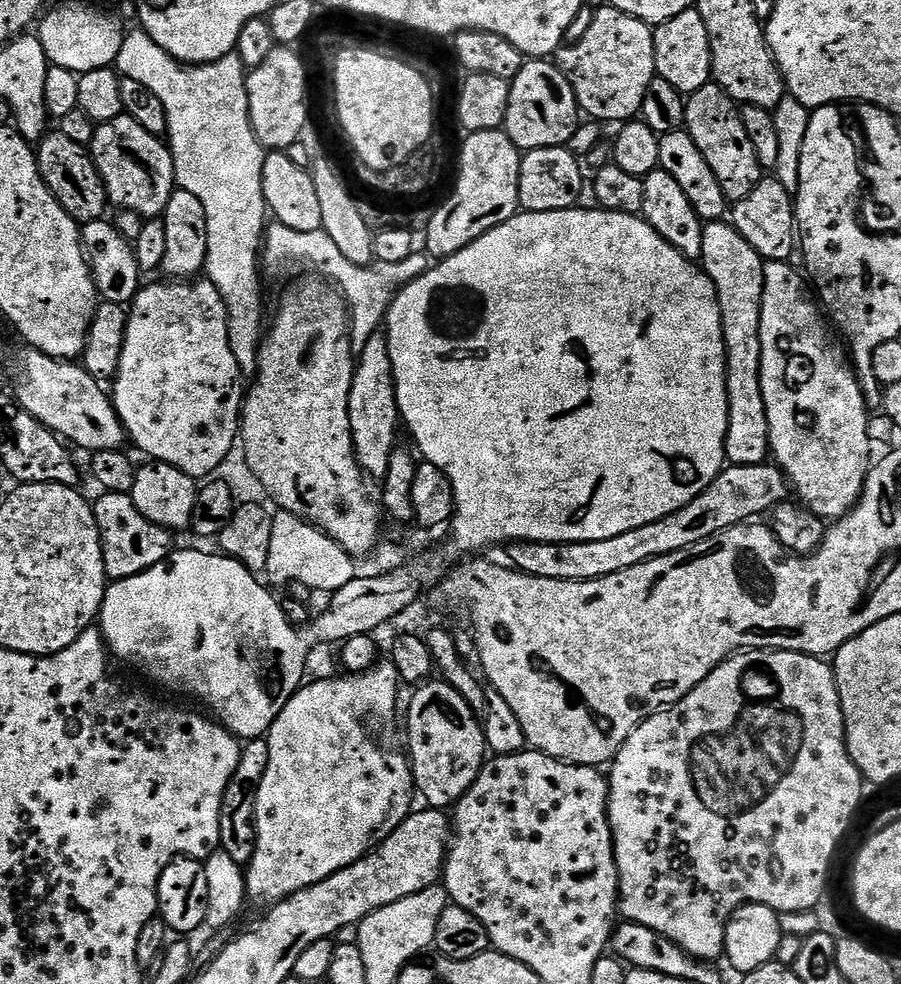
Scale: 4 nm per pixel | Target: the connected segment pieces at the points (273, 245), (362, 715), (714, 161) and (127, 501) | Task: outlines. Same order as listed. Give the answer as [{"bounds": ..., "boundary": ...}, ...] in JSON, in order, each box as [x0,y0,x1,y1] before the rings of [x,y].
[{"bounds":[262,223,430,350],"boundary":[[[273,223],[262,241],[262,260],[265,265],[268,263],[270,267],[276,268],[283,262],[284,256],[288,260],[305,260],[310,267],[321,272],[317,272],[321,277],[327,278],[339,289],[350,305],[352,347],[356,350],[364,348],[366,342],[370,342],[370,338],[381,331],[388,307],[392,305],[392,297],[411,280],[426,274],[430,267],[430,257],[424,250],[412,252],[410,258],[405,258],[403,262],[377,263],[375,266],[355,264],[342,255],[342,250],[338,250],[338,245],[330,239],[330,234],[323,230],[303,232]]]},{"bounds":[246,662,414,902],"boundary":[[[378,662],[369,672],[355,674],[339,674],[333,680],[316,680],[305,683],[292,695],[290,702],[278,714],[278,718],[268,729],[266,739],[270,746],[270,762],[266,766],[266,778],[262,778],[262,786],[258,786],[256,795],[256,849],[254,858],[246,865],[248,878],[248,894],[253,901],[268,900],[275,902],[293,896],[298,890],[314,886],[330,874],[358,862],[367,852],[378,847],[390,833],[392,833],[403,820],[413,811],[412,796],[414,797],[414,781],[412,778],[412,765],[409,757],[403,751],[395,752],[392,748],[383,748],[372,737],[379,724],[388,724],[392,720],[392,711],[396,708],[396,699],[400,696],[402,681],[398,670],[390,662]]]},{"bounds":[683,82,762,202],"boundary":[[[709,82],[702,86],[702,90],[691,93],[685,99],[683,131],[694,138],[694,146],[698,146],[710,170],[714,170],[714,178],[718,178],[722,194],[729,202],[746,198],[746,194],[758,186],[762,169],[758,154],[754,154],[754,146],[746,134],[746,126],[742,126],[740,108],[730,94],[726,94],[726,90],[719,88],[715,82]]]},{"bounds":[92,492,173,581],"boundary":[[[104,492],[101,497],[100,501],[92,504],[92,513],[98,522],[104,574],[109,581],[125,580],[134,574],[142,574],[150,570],[150,566],[158,566],[158,562],[162,562],[173,552],[173,533],[142,515],[138,506],[134,506],[129,493]]]}]

